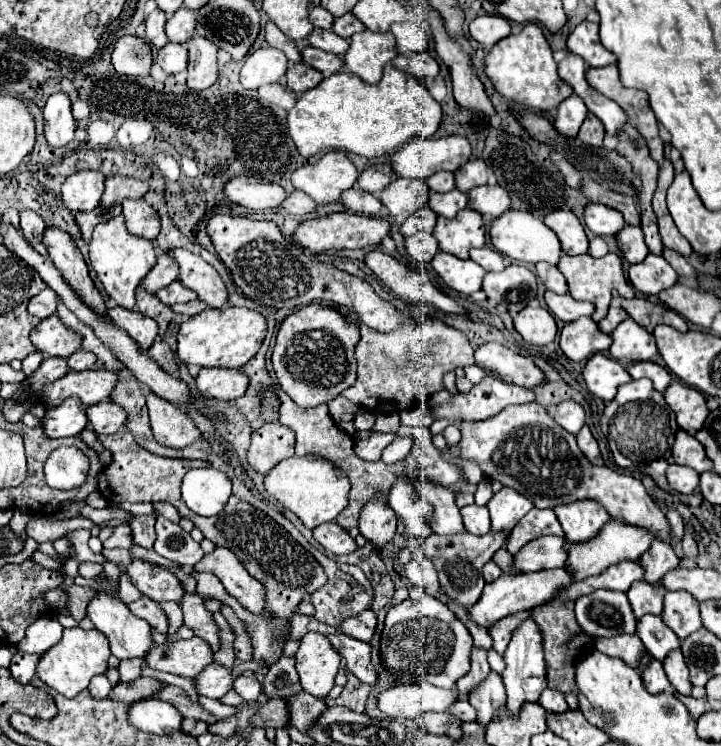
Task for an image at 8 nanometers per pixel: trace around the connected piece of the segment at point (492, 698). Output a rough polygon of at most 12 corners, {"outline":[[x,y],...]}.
{"outline":[[490,673],[468,697],[484,729],[506,705],[502,677]]}

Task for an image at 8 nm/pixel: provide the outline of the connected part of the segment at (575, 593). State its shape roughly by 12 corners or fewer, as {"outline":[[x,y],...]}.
{"outline":[[638,561],[610,565],[602,575],[572,583],[558,597],[578,599],[596,589],[628,591],[642,581]]}

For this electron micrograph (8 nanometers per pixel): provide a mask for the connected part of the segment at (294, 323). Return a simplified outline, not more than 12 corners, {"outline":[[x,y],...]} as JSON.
{"outline":[[314,303],[284,317],[272,353],[300,407],[356,381],[358,325]]}

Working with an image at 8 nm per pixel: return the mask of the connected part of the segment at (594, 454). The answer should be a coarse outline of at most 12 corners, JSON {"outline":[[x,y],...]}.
{"outline":[[586,425],[576,435],[578,447],[594,465],[602,465],[598,443]]}

